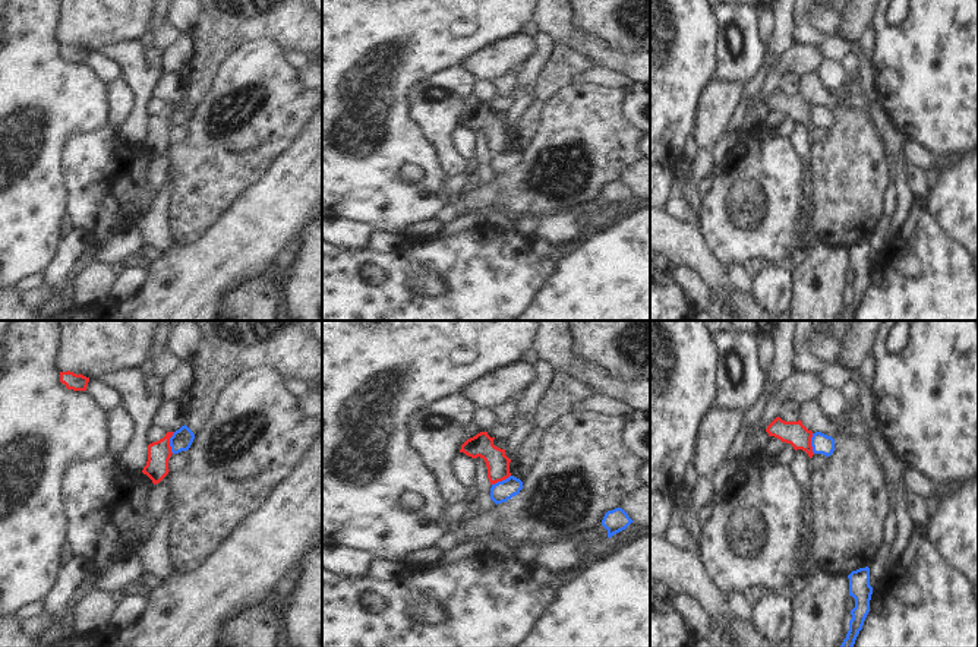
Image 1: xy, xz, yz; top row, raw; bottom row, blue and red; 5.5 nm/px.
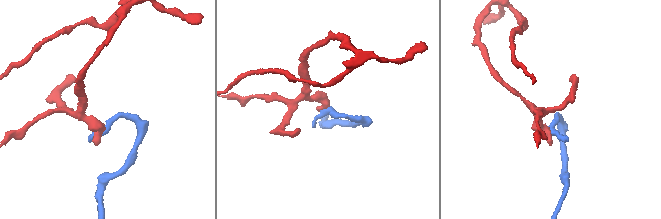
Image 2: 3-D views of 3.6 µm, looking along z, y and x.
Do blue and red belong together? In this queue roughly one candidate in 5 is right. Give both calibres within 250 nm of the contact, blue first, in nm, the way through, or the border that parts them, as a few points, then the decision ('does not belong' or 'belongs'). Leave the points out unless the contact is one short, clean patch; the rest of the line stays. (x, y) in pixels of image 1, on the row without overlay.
120/130 nm | along xy (174, 104), (170, 110), (172, 125) | does not belong

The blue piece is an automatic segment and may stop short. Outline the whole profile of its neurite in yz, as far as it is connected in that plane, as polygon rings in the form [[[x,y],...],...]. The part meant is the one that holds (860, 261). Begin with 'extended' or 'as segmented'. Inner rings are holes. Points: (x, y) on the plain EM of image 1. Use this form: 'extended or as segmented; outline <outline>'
as segmented; outline [[[859,240],[849,247],[849,268],[855,271],[855,280],[851,283],[849,303],[839,321],[852,321],[862,302],[864,293],[870,284],[873,259],[870,258],[870,240]]]

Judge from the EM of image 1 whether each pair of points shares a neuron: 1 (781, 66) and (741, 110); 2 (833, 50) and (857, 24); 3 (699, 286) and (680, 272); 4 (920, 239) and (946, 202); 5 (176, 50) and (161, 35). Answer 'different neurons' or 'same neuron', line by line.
1: same neuron
2: different neurons
3: same neuron
4: different neurons
5: different neurons

